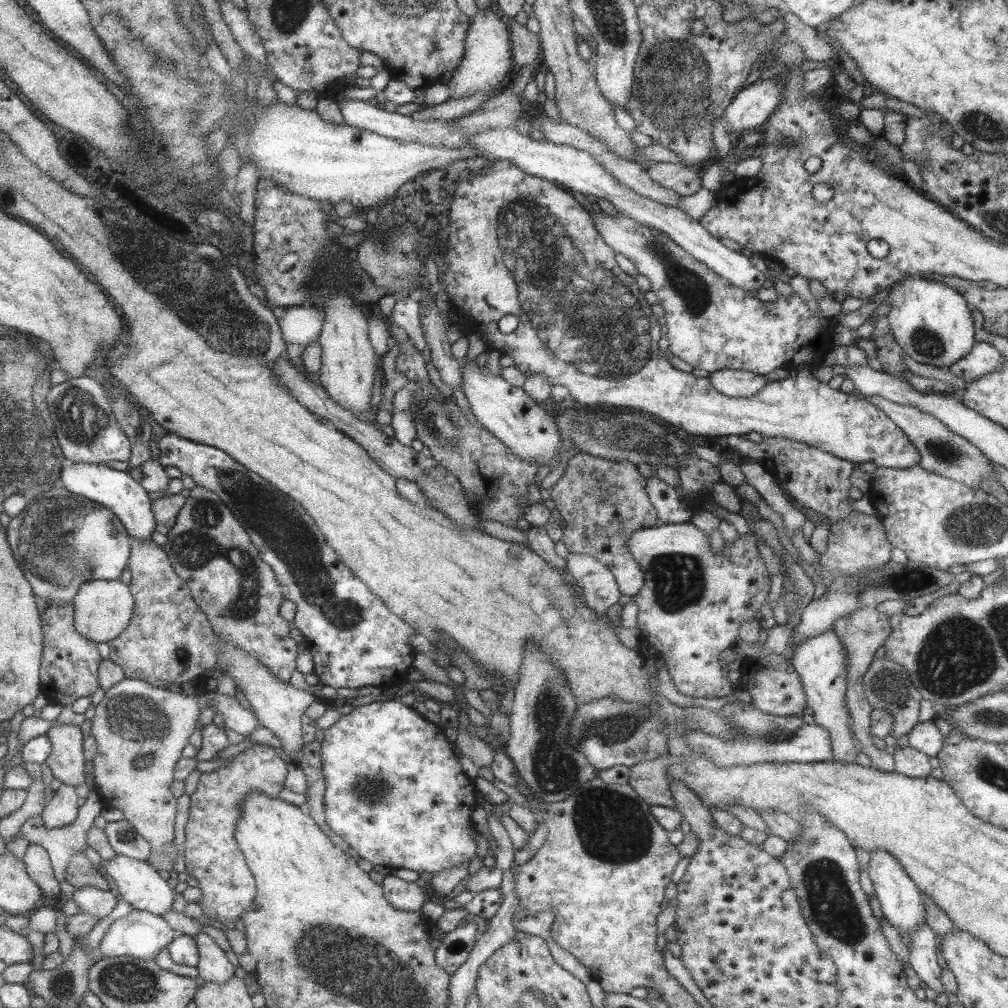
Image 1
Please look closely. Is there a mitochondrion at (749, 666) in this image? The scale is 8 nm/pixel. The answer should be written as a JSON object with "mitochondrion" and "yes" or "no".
{"mitochondrion":"no"}

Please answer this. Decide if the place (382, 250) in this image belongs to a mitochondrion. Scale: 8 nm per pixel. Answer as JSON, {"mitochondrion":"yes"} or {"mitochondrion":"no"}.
{"mitochondrion":"yes"}

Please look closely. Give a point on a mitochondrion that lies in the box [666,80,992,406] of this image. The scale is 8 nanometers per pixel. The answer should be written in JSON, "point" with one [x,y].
{"point":[926,341]}

